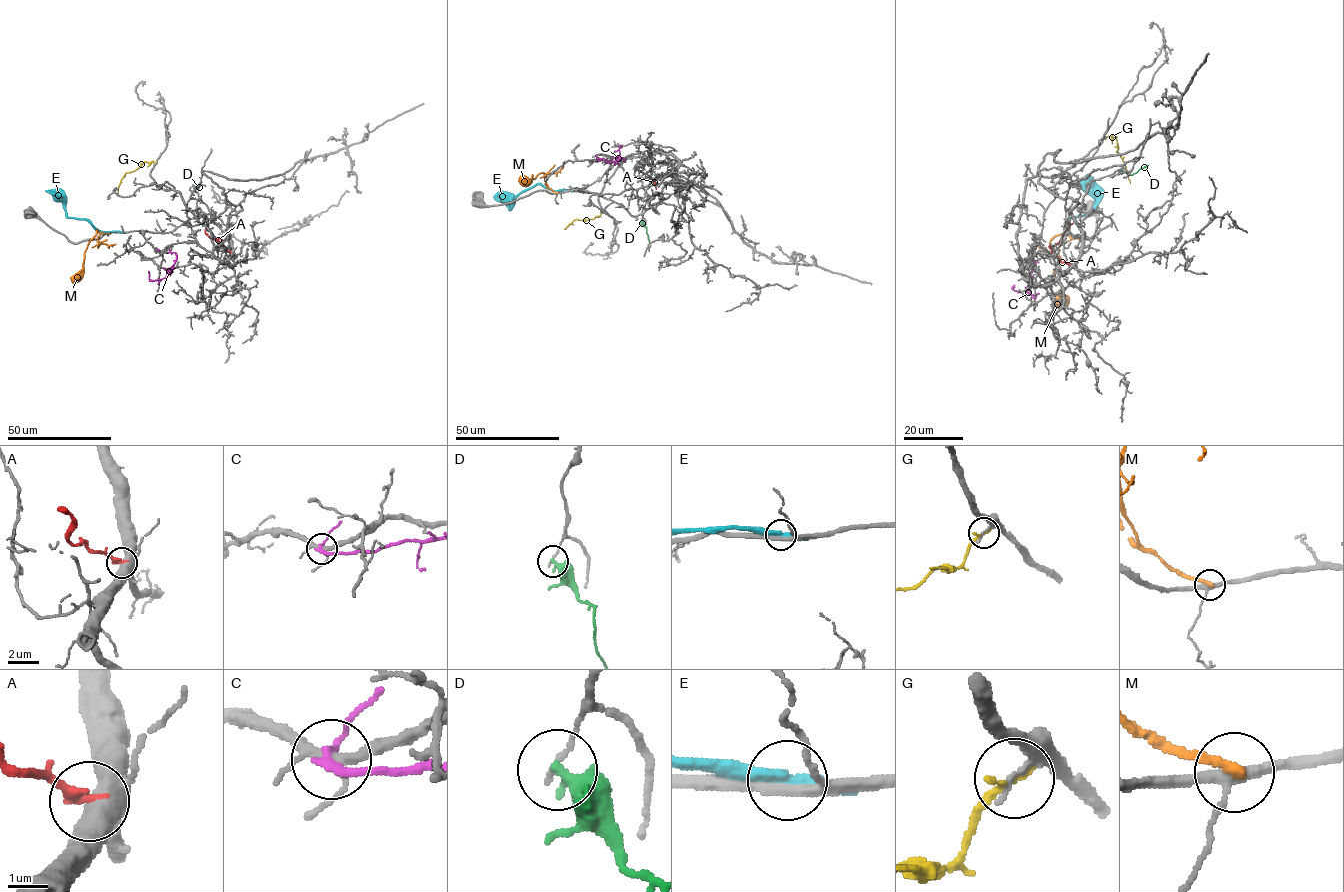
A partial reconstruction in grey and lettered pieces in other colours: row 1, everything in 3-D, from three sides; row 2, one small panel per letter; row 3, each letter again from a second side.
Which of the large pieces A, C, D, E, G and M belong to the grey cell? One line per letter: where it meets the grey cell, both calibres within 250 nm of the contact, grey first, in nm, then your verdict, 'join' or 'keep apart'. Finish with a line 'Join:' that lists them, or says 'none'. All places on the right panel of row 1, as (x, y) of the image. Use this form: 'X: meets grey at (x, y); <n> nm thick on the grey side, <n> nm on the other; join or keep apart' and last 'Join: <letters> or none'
A: meets grey at (1071, 265); 550 nm thick on the grey side, 240 nm on the other; keep apart
C: meets grey at (1034, 263); 220 nm thick on the grey side, 190 nm on the other; keep apart
D: meets grey at (1119, 170); 130 nm thick on the grey side, 420 nm on the other; keep apart
E: meets grey at (1076, 236); 240 nm thick on the grey side, 320 nm on the other; keep apart
G: meets grey at (1105, 137); 240 nm thick on the grey side, 240 nm on the other; keep apart
M: meets grey at (1078, 238); 260 nm thick on the grey side, 280 nm on the other; keep apart
Join: none

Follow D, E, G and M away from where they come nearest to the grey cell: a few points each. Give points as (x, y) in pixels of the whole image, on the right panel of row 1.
D: (1119, 170), (1132, 175), (1147, 164)
E: (1076, 236), (1065, 224), (1073, 217), (1084, 216), (1093, 206), (1090, 181), (1084, 178)
G: (1105, 137), (1116, 136), (1116, 151), (1124, 163), (1130, 183)
M: (1079, 238), (1065, 234), (1056, 235), (1051, 241), (1051, 247), (1058, 258), (1054, 276), (1061, 286), (1062, 309)

